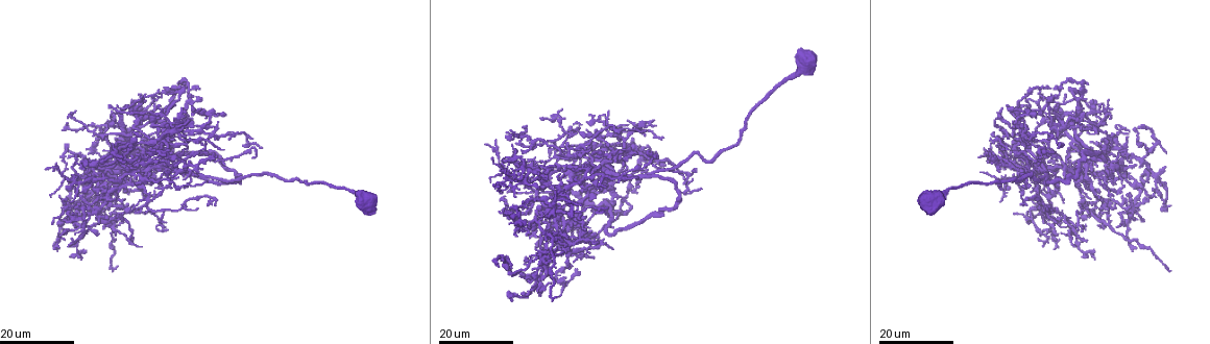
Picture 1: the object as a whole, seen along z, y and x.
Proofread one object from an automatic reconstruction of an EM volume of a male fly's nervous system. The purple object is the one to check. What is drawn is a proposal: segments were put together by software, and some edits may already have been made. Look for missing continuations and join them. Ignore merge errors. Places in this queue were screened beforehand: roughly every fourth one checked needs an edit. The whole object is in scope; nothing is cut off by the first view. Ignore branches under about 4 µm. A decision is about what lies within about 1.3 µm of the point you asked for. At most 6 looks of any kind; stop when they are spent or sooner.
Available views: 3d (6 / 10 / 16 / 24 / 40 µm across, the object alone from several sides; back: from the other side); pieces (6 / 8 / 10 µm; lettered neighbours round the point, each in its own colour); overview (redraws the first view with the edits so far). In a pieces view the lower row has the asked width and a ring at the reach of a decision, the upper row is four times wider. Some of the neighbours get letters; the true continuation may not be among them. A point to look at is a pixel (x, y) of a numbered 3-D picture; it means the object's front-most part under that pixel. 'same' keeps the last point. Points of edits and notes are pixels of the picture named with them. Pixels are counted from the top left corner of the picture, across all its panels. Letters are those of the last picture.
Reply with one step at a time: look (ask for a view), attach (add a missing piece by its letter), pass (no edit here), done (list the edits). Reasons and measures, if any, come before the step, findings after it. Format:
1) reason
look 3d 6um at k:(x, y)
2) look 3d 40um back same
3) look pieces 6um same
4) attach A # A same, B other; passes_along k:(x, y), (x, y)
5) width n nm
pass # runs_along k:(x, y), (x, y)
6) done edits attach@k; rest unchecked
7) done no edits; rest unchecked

stops while still wide
look 3d 24um at 1:(1134, 128)

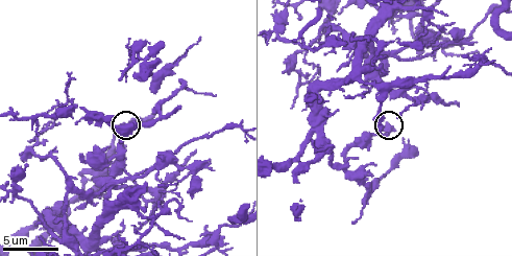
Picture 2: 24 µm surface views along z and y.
see the neighbours
look pieces 6um same

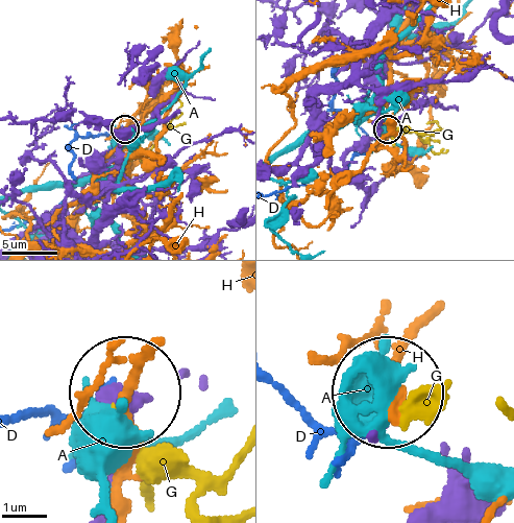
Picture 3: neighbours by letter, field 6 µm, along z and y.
pass # A other, D other, G other, H other; none of them fits

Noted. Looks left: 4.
an open end
look 3d 24um at 1:(605, 145)

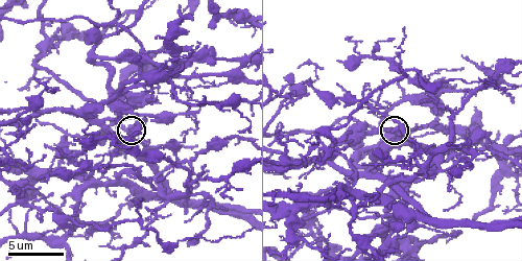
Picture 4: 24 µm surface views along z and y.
look pieces 6um at 4:(129, 134)

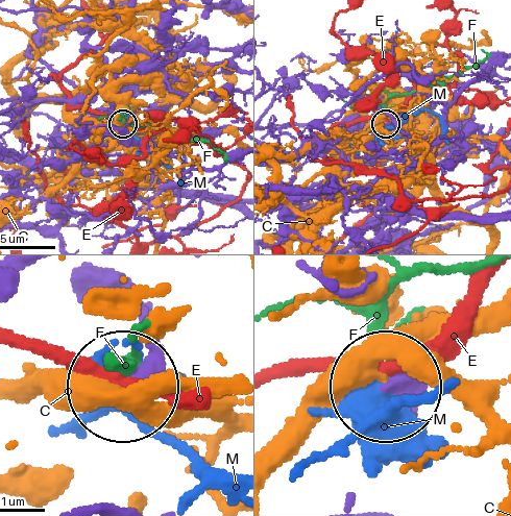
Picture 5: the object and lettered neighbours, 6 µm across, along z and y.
pass # C other, E other, F other, M other; no lettered piece goes on from it

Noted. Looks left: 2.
free end
look 3d 16um at 1:(1131, 205)

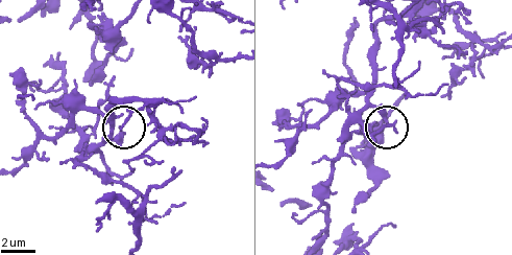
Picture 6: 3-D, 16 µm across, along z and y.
look pieces 8um at 6:(121, 133)

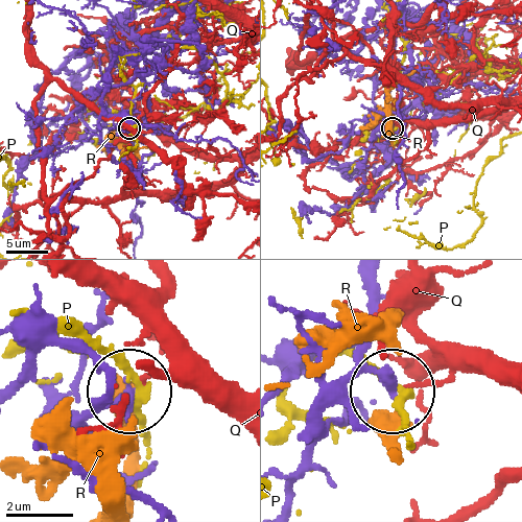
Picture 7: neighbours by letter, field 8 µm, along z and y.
pass # P other, Q other, R other; runs_along 7:(372, 278), (363, 353), (386, 384); no lettered piece goes on from it

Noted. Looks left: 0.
done no edits; rest unchecked

